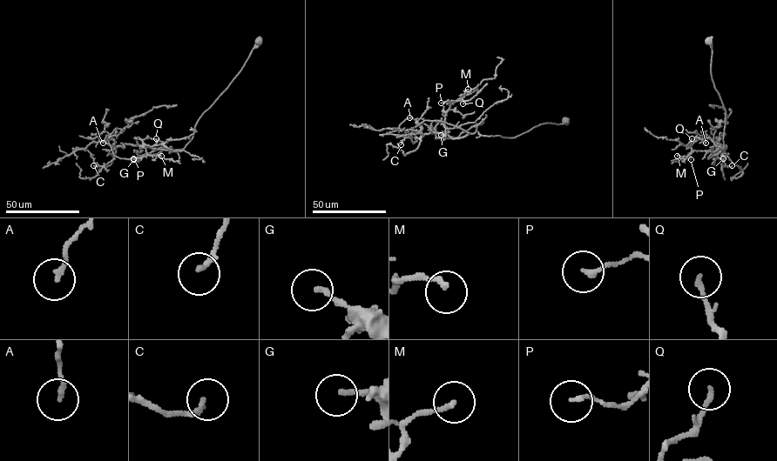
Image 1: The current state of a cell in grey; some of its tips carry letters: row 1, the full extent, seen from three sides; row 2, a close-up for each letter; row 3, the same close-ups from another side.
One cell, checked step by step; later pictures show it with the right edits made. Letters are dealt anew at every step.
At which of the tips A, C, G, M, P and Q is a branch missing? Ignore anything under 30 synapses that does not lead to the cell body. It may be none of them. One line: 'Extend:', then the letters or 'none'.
Extend: none

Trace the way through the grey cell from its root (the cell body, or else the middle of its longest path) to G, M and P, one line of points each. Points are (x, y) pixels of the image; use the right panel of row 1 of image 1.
G: (708, 41), (712, 78), (726, 110), (724, 149), (719, 147), (726, 147), (713, 152), (723, 158)
M: (708, 41), (712, 78), (726, 110), (724, 149), (719, 147), (726, 147), (699, 138), (688, 155), (677, 156)
P: (708, 41), (712, 78), (726, 110), (724, 149), (719, 147), (726, 147), (699, 138), (690, 146), (691, 159)

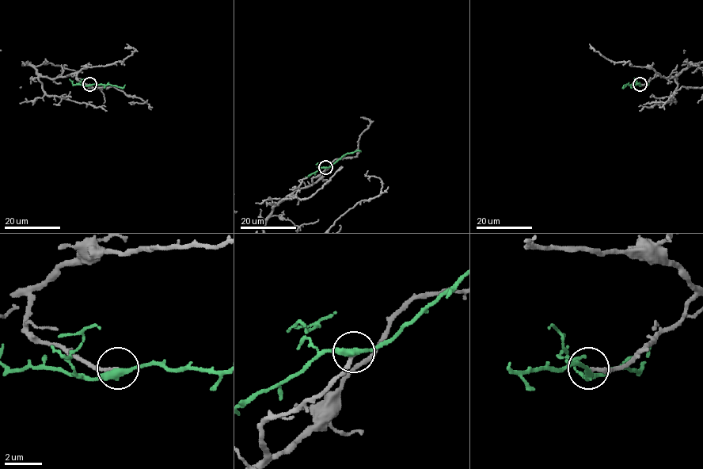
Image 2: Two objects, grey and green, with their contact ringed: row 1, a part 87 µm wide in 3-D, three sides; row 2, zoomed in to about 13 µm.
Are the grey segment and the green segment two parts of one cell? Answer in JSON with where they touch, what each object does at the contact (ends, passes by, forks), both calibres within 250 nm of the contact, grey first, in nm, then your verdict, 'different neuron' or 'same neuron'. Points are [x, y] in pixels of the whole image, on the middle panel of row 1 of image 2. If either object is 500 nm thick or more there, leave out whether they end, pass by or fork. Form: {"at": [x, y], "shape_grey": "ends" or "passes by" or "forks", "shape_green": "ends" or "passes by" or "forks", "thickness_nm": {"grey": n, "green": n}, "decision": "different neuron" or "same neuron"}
{"at": [325, 167], "shape_grey": "ends", "shape_green": "passes by", "thickness_nm": {"grey": 200, "green": 360}, "decision": "same neuron"}

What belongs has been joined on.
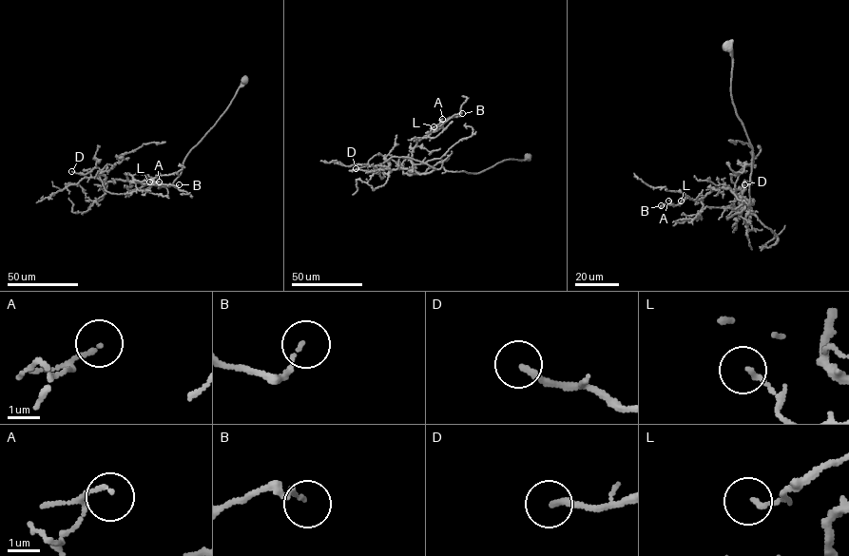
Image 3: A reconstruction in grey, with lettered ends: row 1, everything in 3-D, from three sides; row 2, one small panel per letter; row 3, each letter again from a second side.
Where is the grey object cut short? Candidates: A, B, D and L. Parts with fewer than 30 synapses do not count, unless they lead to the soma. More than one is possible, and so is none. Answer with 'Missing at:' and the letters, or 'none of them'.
Missing at: D

